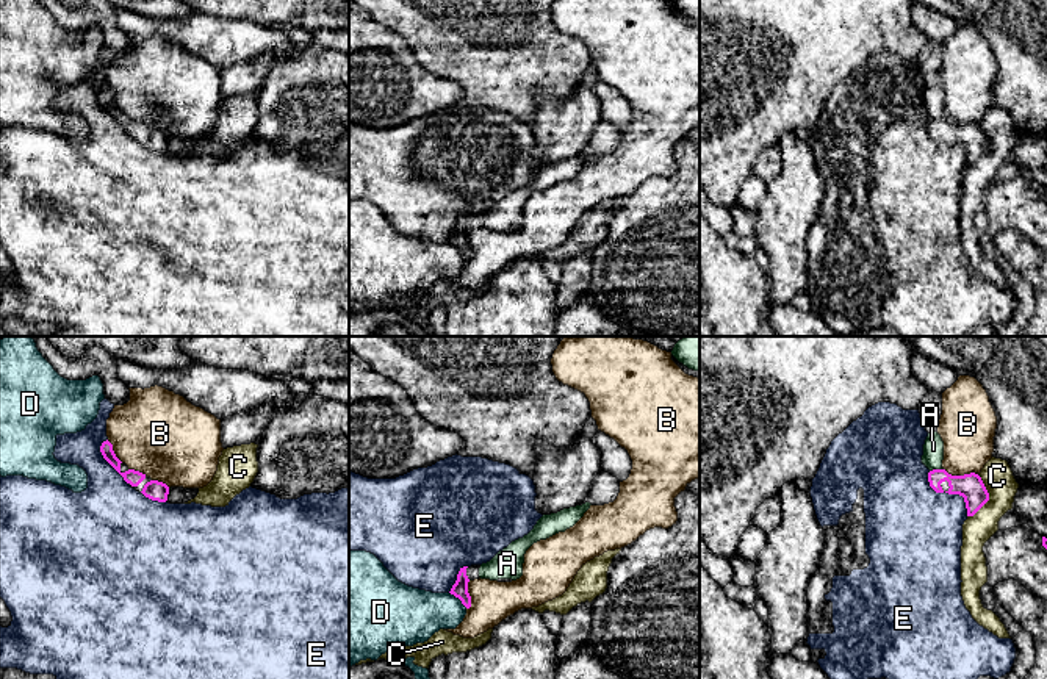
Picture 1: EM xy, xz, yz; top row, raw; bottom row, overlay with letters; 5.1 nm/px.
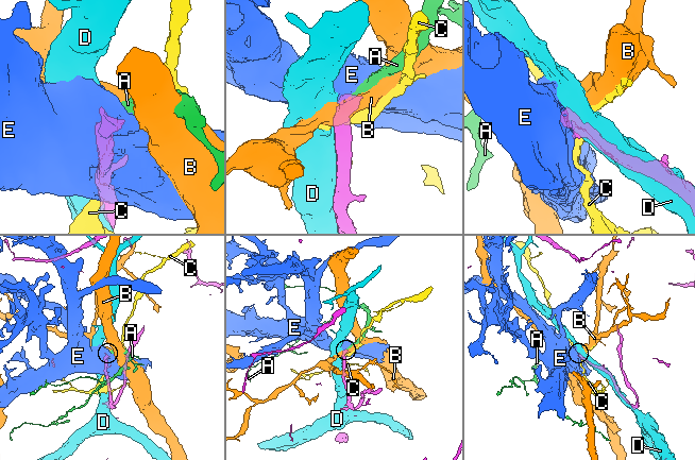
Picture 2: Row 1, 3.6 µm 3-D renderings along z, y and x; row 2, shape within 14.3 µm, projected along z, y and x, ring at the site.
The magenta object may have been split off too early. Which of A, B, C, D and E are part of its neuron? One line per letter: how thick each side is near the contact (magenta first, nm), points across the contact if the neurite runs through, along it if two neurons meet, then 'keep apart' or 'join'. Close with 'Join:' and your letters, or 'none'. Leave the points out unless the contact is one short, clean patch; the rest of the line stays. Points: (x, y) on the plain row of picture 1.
A: calibres 140 and 110 nm; way yz (971, 136), (960, 135), (935, 119), (933, 99); join
B: calibres 140 and 280 nm; border yz (944, 118), (952, 124), (977, 124); keep apart
C: calibres 140 and 160 nm; keep apart
D: calibres 80 and 280 nm; keep apart
E: calibres 80 and 320 nm; keep apart
Join: A

